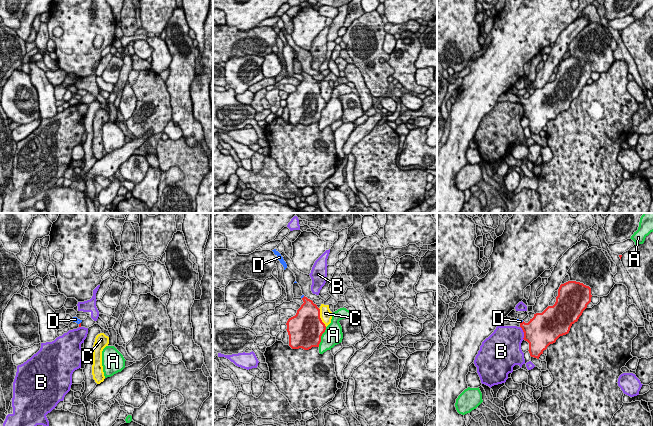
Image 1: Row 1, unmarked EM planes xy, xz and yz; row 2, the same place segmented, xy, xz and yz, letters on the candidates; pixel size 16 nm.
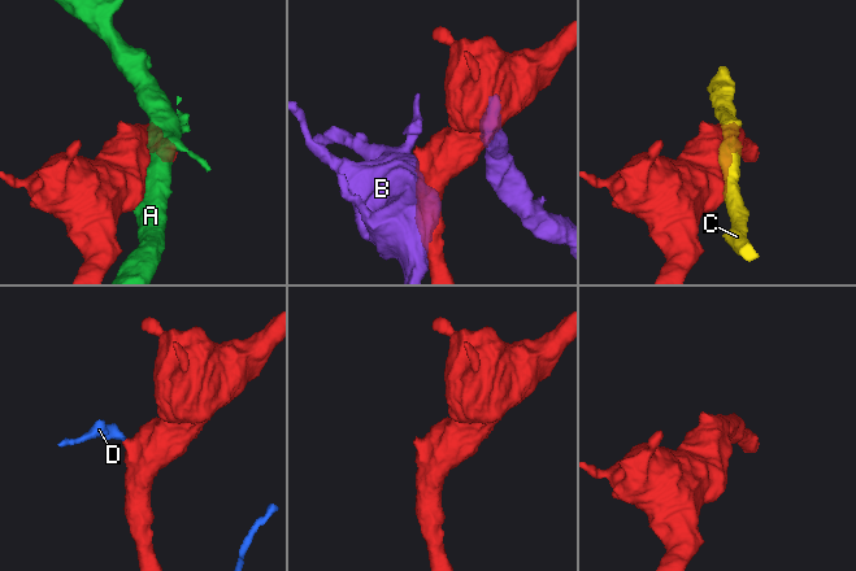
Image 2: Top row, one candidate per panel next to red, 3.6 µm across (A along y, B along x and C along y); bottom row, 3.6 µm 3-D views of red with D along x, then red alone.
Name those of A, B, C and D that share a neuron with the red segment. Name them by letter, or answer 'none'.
D

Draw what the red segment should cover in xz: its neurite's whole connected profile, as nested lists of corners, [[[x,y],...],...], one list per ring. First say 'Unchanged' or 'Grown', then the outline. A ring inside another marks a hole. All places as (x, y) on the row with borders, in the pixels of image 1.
Unchanged. [[[305,296],[302,300],[304,303],[296,315],[288,319],[286,330],[292,349],[309,350],[312,347],[319,347],[326,326],[320,318],[320,309],[317,305]]]

